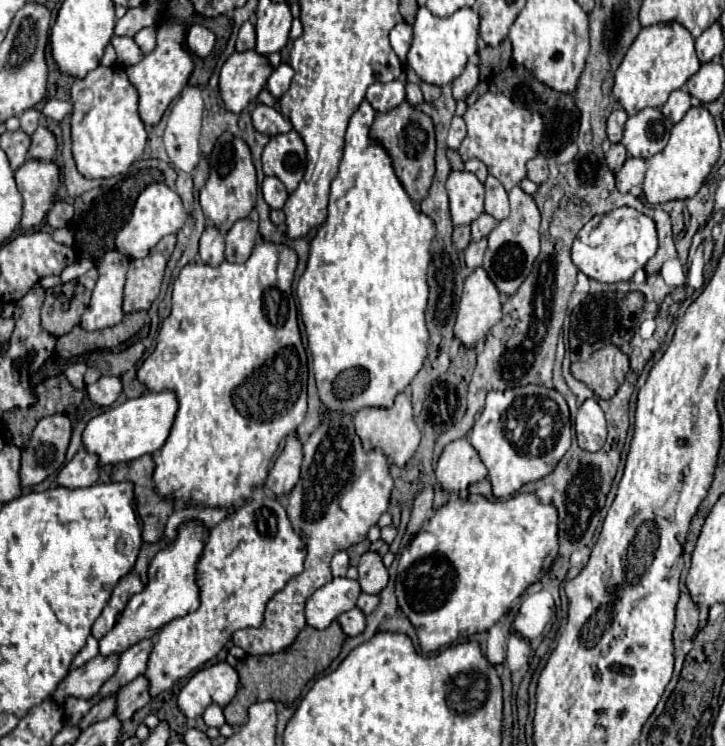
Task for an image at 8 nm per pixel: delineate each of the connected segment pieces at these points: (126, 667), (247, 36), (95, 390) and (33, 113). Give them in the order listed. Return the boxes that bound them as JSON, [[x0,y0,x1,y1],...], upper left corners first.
[[99,638,155,696],[237,22,255,50],[85,376,121,406],[19,108,39,136]]

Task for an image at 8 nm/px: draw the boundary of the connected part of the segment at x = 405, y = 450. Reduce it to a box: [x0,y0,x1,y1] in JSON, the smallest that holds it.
[355,392,419,468]

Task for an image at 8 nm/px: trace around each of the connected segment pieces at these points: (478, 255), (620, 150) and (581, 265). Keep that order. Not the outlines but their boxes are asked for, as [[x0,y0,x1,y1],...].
[[465,238,487,270],[605,144,627,172],[571,208,657,282]]

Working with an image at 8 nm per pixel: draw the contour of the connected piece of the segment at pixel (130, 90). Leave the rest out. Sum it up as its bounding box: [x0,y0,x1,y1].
[71,66,147,178]

